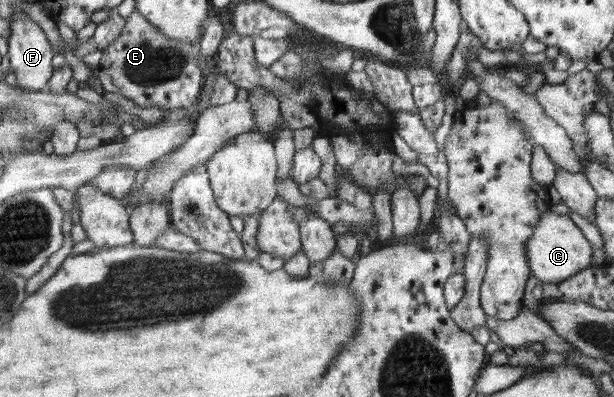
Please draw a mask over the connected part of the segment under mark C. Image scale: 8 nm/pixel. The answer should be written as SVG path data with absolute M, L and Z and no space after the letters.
M551 211L543 212L525 248L527 248L527 263L530 264L531 275L545 283L562 282L592 265L592 245L583 237L568 215L558 215Z

